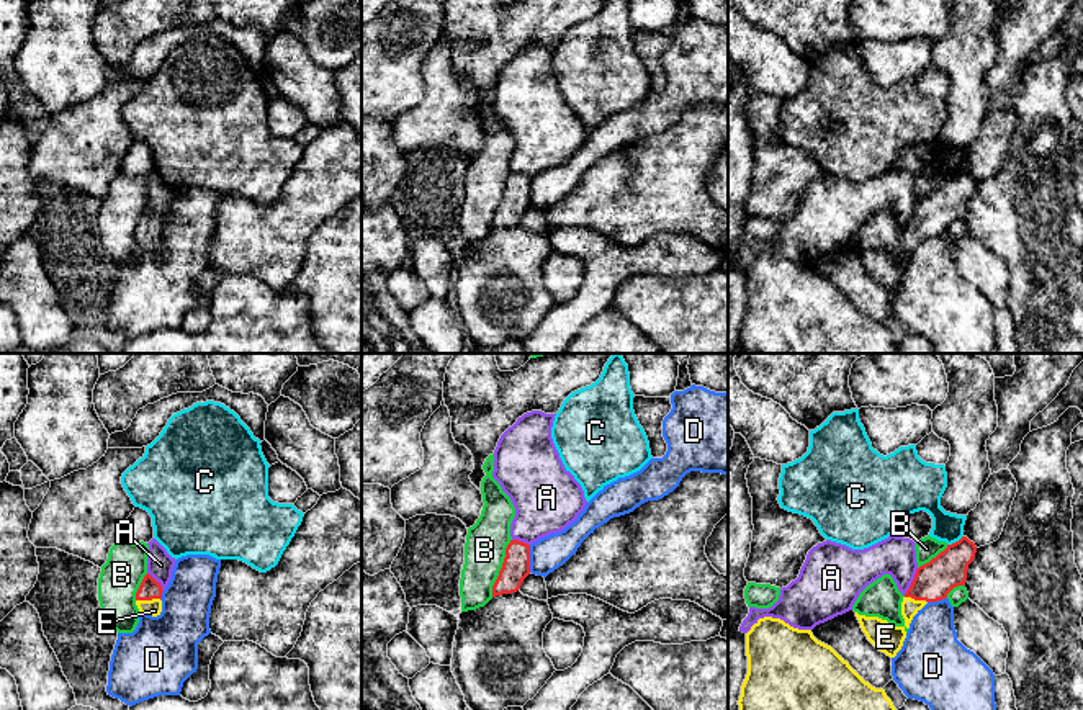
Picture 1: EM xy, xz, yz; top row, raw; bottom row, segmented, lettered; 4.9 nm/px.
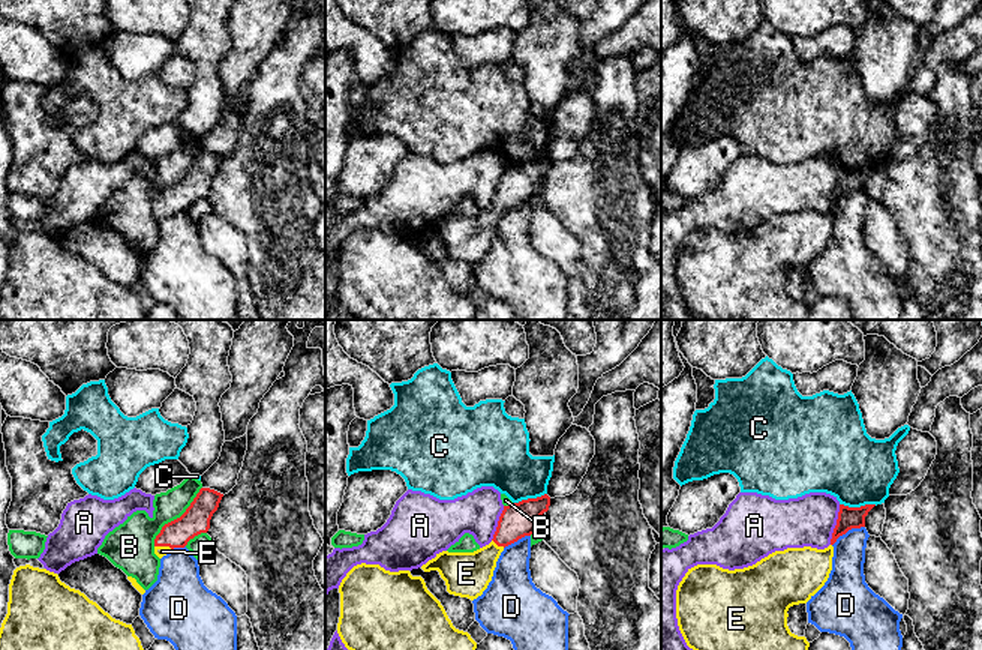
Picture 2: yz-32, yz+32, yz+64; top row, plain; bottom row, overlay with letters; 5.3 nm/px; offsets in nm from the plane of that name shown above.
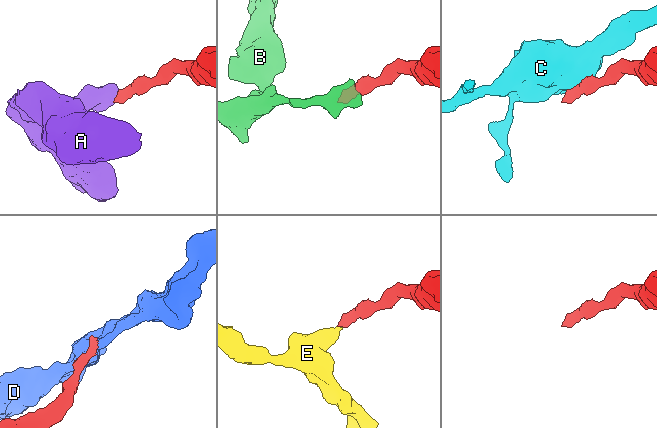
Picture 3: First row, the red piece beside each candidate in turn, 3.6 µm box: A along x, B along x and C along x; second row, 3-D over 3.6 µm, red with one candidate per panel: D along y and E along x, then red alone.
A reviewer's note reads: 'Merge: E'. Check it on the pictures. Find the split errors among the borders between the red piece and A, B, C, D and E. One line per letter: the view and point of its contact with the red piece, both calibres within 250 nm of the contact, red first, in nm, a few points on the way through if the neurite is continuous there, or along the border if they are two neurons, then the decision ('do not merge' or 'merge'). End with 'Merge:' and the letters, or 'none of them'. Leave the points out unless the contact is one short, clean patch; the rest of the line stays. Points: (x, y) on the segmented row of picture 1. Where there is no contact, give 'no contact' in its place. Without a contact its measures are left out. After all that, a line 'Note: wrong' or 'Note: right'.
A: contact yz (913, 581); calibres 190 and 190 nm; border yz (918, 568), (910, 588), (903, 594); do not merge
B: contact xz (501, 568); calibres 140 and 200 nm; do not merge
C: contact yz (956, 542); calibres 190 and 150 nm; border yz (962, 535), (948, 545); do not merge
D: contact xz (529, 558); calibres 140 and 170 nm; border xz (529, 545), (530, 571); do not merge
E: contact xy (148, 599); calibres 100 and 80 nm; way xy (149, 588), (148, 599), (152, 607); merge
Merge: E
Note: right

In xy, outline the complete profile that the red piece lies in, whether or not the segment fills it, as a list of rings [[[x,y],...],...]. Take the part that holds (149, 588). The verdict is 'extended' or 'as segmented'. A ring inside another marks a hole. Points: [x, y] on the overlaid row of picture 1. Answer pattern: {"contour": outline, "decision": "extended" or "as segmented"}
{"contour": [[[146,574],[137,592],[136,592],[136,605],[141,613],[147,613],[152,617],[160,615],[162,612],[162,586],[151,574]]], "decision": "extended"}

